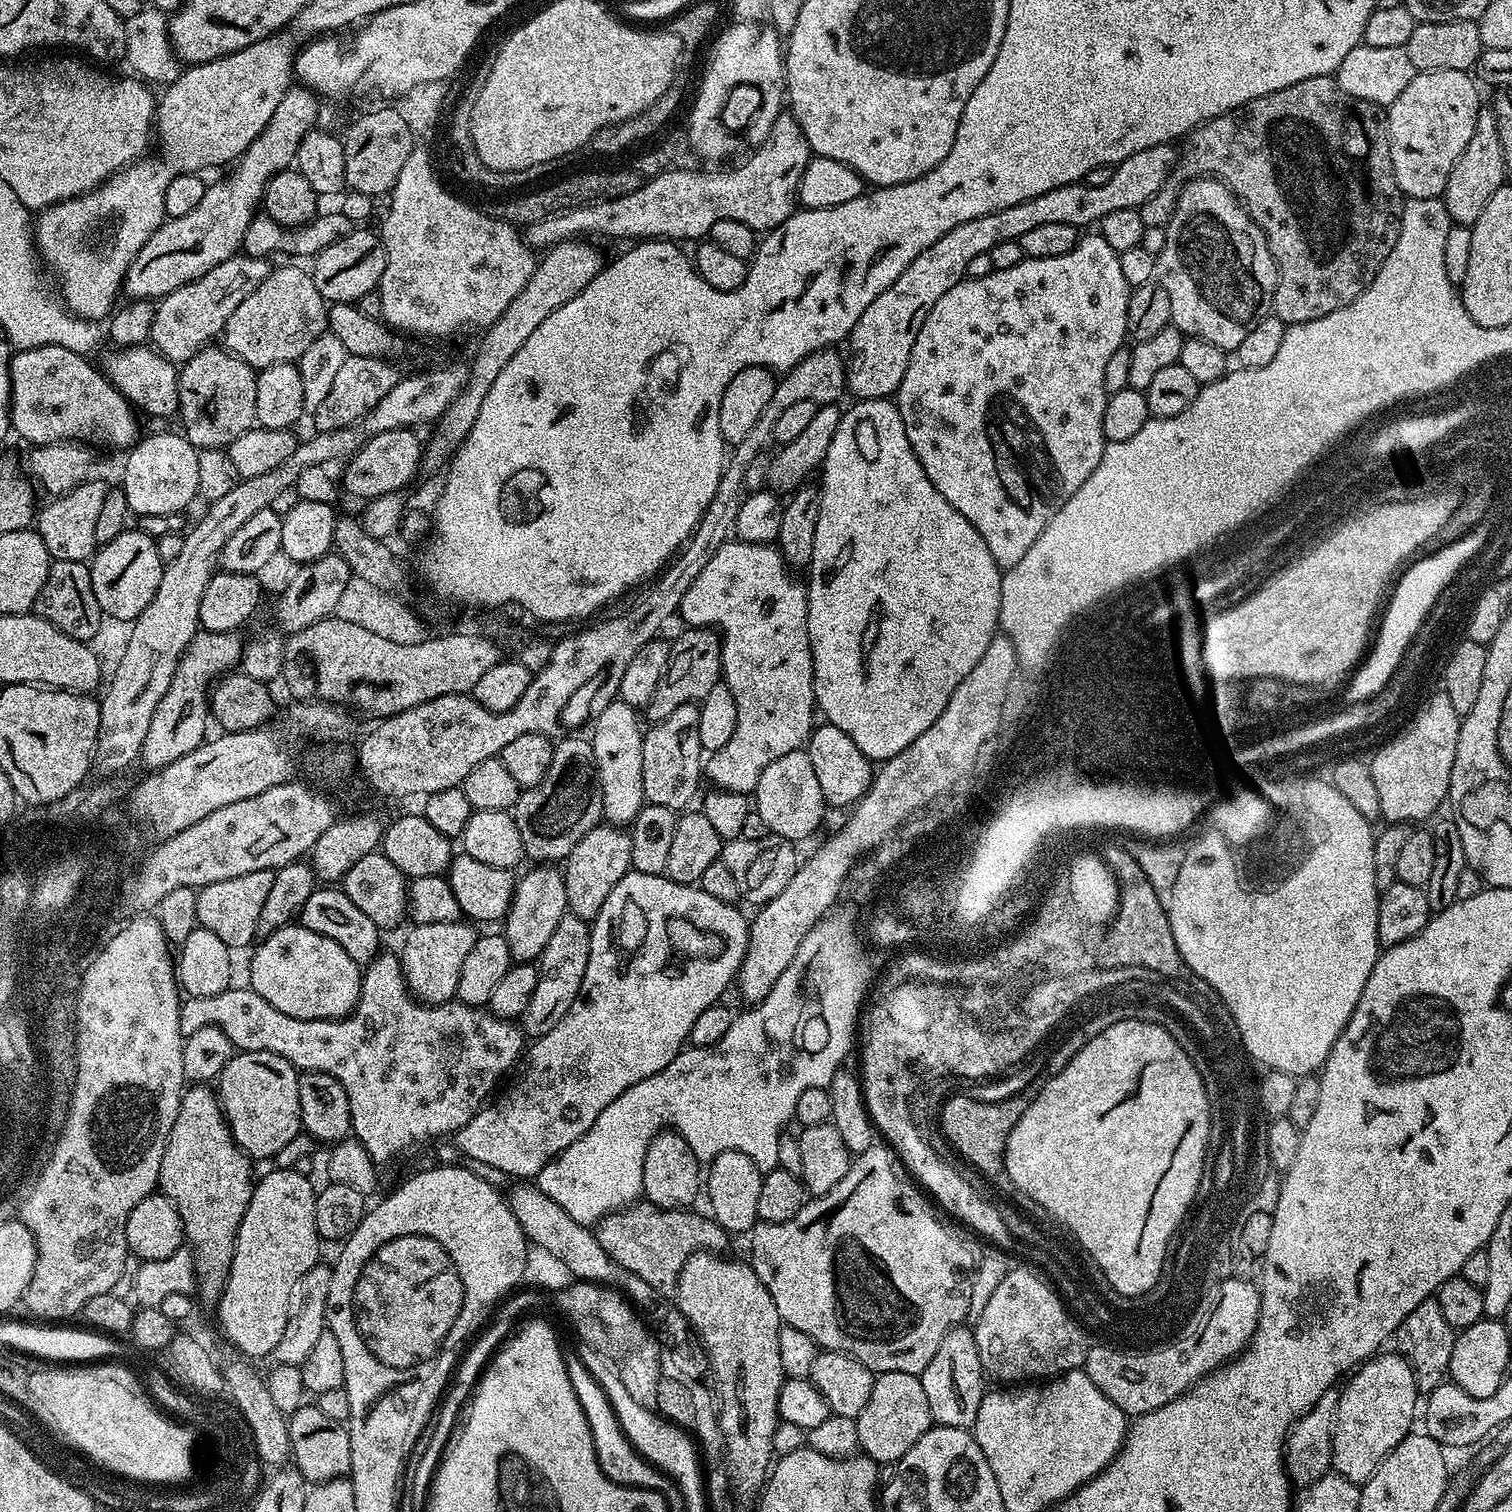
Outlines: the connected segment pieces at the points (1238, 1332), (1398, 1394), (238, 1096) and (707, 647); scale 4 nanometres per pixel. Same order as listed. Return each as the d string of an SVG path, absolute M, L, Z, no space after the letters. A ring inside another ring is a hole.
M1228 1283L1216 1288L1204 1300L1196 1321L1186 1340L1168 1351L1155 1352L1146 1356L1124 1356L1120 1351L1109 1351L1104 1344L1089 1347L1084 1359L1083 1371L1118 1406L1125 1416L1144 1416L1163 1406L1169 1396L1181 1396L1197 1381L1223 1368L1235 1359L1251 1343L1254 1336L1252 1324L1256 1317L1256 1294L1247 1284Z
M1392 1350L1381 1351L1372 1359L1365 1360L1347 1377L1346 1383L1348 1385L1345 1388L1339 1389L1340 1398L1336 1407L1336 1429L1332 1435L1332 1468L1342 1478L1362 1486L1372 1477L1374 1470L1378 1470L1390 1450L1394 1450L1394 1446L1398 1446L1398 1442L1402 1442L1402 1438L1406 1438L1413 1431L1412 1419L1415 1416L1417 1419L1418 1416L1418 1393L1411 1364Z
M237 1051L226 1062L218 1077L218 1099L237 1146L249 1157L274 1158L290 1138L301 1132L299 1081L295 1066L278 1054Z
M688 626L683 630L685 632L670 643L670 658L666 662L666 670L662 678L658 678L658 687L654 689L646 709L649 721L666 718L666 714L678 710L678 706L683 704L696 704L704 700L706 694L710 694L710 690L721 683L719 635L710 628Z

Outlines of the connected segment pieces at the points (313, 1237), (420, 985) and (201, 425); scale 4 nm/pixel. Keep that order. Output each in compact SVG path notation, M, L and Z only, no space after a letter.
M276 1168L271 1171L261 1180L259 1177L255 1181L250 1206L246 1206L246 1214L242 1214L242 1222L238 1226L228 1281L224 1283L224 1293L218 1301L220 1328L225 1338L240 1351L237 1353L248 1358L267 1357L282 1340L282 1332L294 1308L296 1284L321 1259L322 1241L316 1229L317 1189L312 1188L313 1181L295 1168Z
M464 918L454 922L413 923L411 927L404 936L404 945L398 948L408 991L422 1004L435 1006L449 1003L458 990L458 978L462 978L462 962L466 962L470 950L474 950L478 932Z
M223 346L203 348L197 356L184 361L180 374L180 411L183 435L196 449L223 449L256 424L257 369Z

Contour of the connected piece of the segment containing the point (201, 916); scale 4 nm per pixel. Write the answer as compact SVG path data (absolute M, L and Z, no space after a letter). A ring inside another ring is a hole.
M258 870L254 874L242 874L238 878L230 878L226 882L214 882L210 886L199 889L196 894L197 925L218 934L218 938L222 938L222 942L226 942L233 950L244 948L248 943L251 945L257 939L258 914L262 914L266 894L270 894L272 878L271 871Z

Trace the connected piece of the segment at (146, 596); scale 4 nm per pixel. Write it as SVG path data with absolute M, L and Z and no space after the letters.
M135 526L129 527L118 538L99 545L90 560L92 581L94 582L94 598L98 598L98 606L105 617L113 616L116 620L131 622L136 619L146 606L150 606L150 598L158 590L158 582L162 582L165 563L160 559L155 539L147 531L140 532Z

